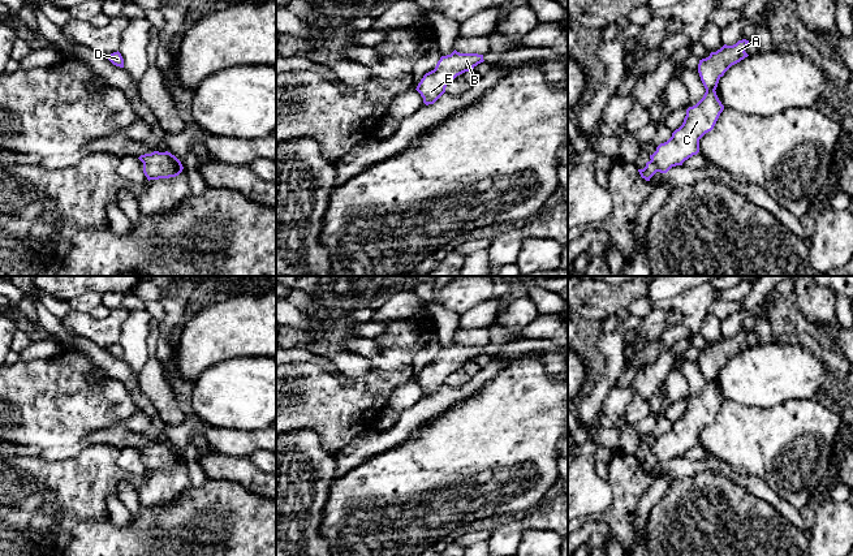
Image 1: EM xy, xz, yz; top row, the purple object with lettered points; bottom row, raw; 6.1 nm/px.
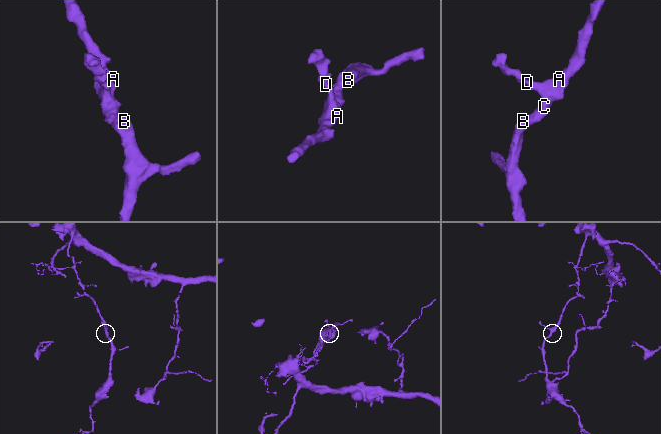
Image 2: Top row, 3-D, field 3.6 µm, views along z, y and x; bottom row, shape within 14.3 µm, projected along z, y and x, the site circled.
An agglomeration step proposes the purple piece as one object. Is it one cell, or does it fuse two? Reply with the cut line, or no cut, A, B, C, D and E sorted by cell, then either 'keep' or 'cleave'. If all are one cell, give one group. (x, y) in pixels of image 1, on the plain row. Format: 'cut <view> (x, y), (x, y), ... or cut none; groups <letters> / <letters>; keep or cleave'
cut none; groups A B C D E; keep

